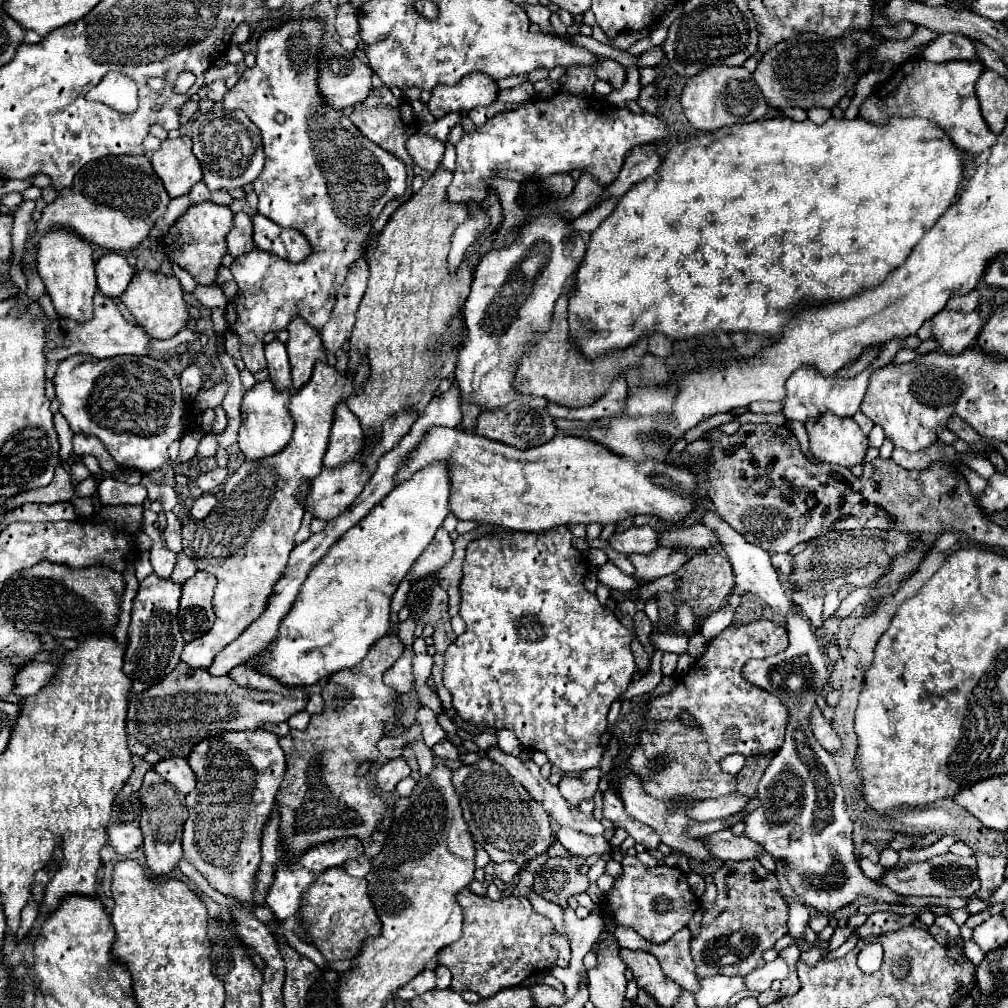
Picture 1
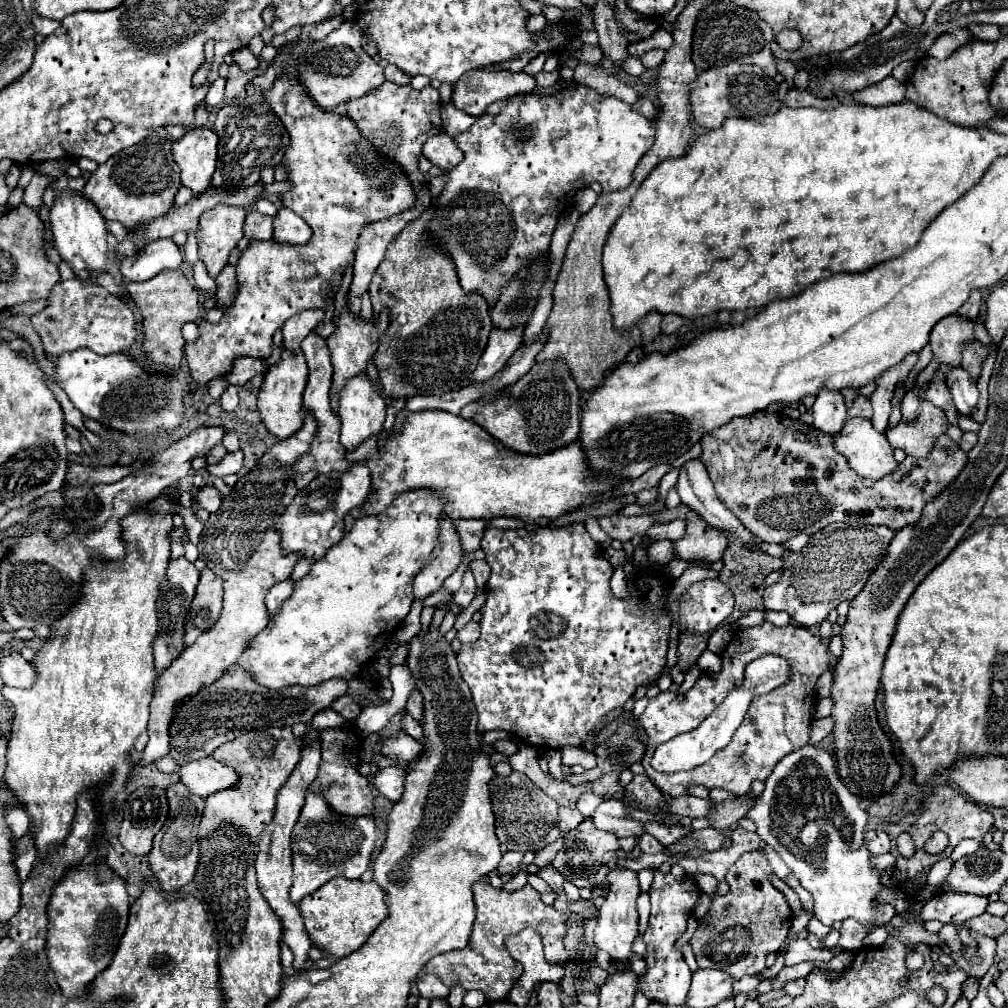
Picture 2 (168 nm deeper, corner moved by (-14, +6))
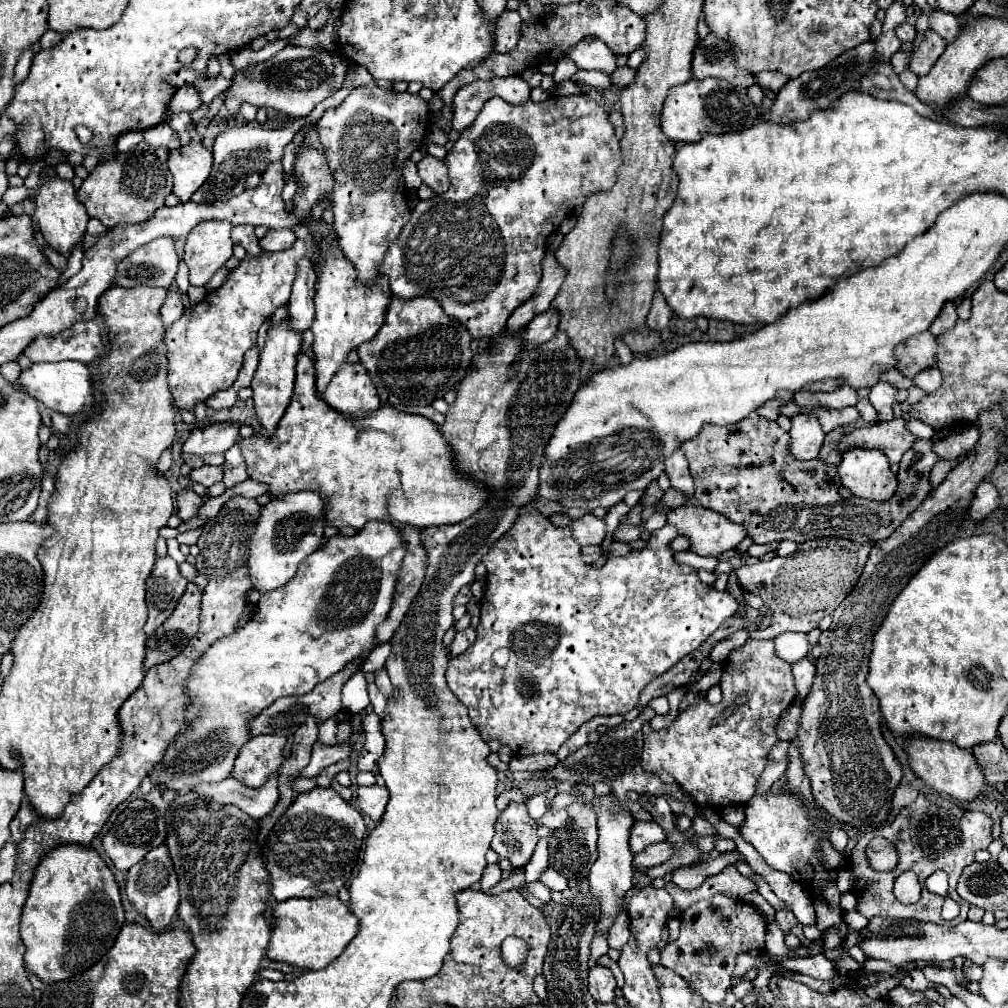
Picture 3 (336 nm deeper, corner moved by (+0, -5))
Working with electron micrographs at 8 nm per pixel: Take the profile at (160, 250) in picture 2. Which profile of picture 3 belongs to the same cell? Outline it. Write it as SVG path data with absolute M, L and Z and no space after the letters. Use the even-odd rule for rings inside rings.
M170 237L154 239L152 243L142 245L126 257L126 261L118 263L116 269L116 285L120 287L164 287L168 289L176 277L180 265L178 251Z

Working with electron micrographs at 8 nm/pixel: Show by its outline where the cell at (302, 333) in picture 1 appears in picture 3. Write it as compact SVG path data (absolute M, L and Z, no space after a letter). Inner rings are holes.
M300 355L296 367L296 389L292 401L280 419L274 435L254 433L238 441L242 457L246 461L248 477L266 483L268 495L288 495L292 491L318 491L324 501L324 519L334 527L356 527L362 529L368 521L398 521L414 527L432 527L458 523L476 513L488 499L488 491L476 485L472 479L462 477L452 459L452 451L438 427L412 413L396 411L390 405L382 405L374 415L364 419L342 417L336 409L330 409L316 391L314 357Z

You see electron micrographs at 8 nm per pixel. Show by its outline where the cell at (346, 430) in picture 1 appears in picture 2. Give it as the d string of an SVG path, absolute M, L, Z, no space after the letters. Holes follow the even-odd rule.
M366 374L348 380L348 384L342 388L338 416L342 422L340 444L348 452L358 448L370 436L382 432L386 416L384 396L366 378Z

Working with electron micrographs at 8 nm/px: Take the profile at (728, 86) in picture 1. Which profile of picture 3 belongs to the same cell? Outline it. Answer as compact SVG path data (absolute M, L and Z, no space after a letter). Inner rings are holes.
M708 77L704 81L692 79L690 83L670 89L662 109L662 131L670 141L696 143L706 133L732 133L754 127L758 123L758 111L748 99L746 89L734 87L724 79Z

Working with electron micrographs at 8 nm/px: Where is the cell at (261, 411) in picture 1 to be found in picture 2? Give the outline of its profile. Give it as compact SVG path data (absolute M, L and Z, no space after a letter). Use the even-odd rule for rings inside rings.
M288 350L282 352L282 358L276 366L272 366L266 376L264 376L264 384L258 392L258 412L262 418L262 424L266 426L266 430L278 438L290 438L292 434L296 434L300 430L300 426L304 424L304 412L302 412L302 392L306 388L306 378L308 378L308 366L304 362L302 352L300 354L292 354Z

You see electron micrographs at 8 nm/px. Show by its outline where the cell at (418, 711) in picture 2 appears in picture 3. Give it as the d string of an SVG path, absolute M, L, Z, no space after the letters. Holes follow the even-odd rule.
M382 667L382 669L378 669L374 675L376 675L376 681L374 681L374 683L376 683L376 685L378 685L378 689L388 697L388 695L392 693L392 685L390 685L390 679L388 679L386 669Z

